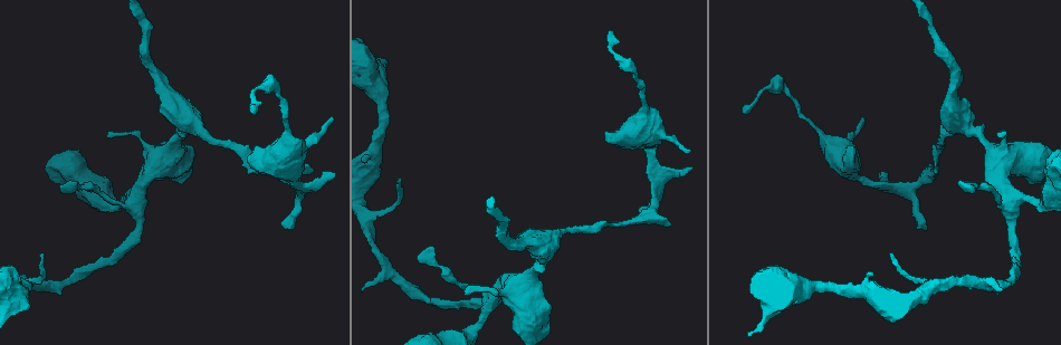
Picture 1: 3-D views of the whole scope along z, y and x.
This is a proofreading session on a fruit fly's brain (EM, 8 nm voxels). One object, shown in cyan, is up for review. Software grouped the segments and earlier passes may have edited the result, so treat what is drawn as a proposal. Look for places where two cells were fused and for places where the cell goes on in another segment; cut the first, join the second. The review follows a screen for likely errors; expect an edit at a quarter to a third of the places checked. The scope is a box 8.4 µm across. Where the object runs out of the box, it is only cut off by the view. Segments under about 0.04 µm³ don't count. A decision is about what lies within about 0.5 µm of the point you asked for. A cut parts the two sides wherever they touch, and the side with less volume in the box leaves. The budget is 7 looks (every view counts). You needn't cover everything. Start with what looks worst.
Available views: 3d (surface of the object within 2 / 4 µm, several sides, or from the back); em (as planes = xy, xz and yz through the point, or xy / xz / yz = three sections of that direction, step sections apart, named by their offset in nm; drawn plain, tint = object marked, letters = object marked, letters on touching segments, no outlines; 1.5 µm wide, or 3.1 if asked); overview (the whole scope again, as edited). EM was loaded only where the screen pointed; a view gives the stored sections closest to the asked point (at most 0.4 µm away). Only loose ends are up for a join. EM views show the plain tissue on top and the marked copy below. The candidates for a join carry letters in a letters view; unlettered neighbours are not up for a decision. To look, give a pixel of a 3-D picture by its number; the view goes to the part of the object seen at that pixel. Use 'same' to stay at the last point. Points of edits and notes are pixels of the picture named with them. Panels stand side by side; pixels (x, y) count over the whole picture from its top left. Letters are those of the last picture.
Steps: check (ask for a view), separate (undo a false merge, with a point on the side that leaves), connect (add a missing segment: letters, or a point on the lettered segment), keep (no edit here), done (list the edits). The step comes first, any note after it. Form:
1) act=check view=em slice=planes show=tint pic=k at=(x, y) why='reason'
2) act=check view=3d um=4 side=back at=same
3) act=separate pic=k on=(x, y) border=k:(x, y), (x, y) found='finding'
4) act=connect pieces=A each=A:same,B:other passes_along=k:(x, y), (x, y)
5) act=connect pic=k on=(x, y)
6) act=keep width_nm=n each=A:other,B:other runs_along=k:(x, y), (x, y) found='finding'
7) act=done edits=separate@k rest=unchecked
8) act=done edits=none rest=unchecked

act=check view=3d um=4 pic=1 at=(285, 226) why='branch stops here'

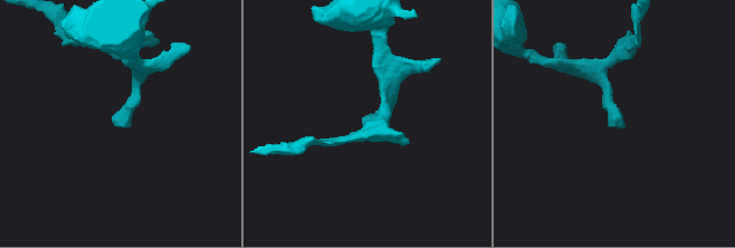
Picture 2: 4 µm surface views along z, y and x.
act=check view=em slice=yz step=8 show=tint pic=2 at=(623, 125)

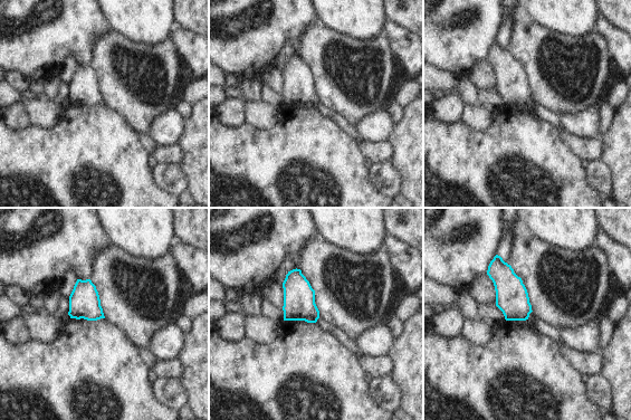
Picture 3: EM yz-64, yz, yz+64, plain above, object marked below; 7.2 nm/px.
act=check view=em slice=planes show=letters at=same why='another direction'

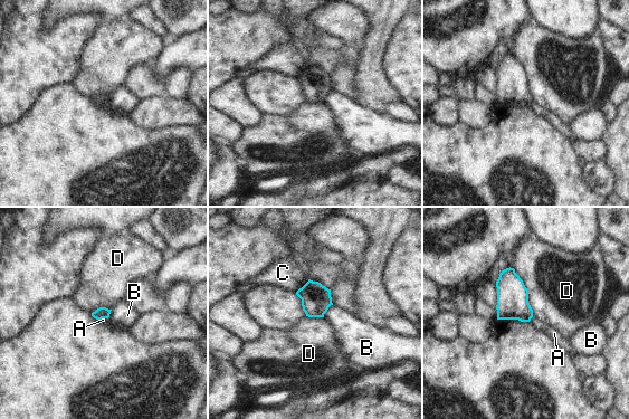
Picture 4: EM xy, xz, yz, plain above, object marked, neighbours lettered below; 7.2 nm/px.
act=keep each=A:other,B:other,C:other,D:other border=4:(532, 316), (529, 321) found='none of them fits'

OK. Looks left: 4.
act=check view=em slice=planes show=tint pic=1 at=(151, 170) why='calibre changes'

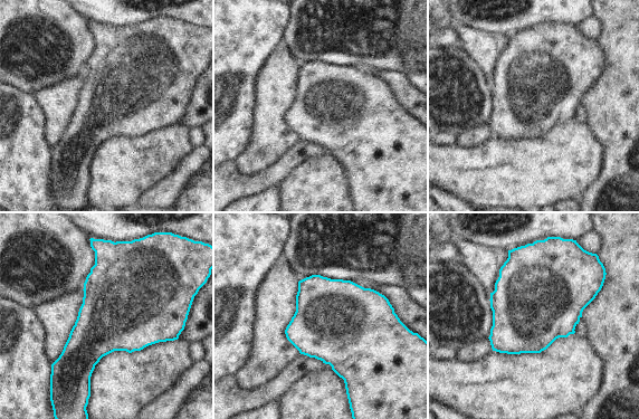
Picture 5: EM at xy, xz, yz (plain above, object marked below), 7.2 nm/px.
act=check view=em slice=planes show=letters at=same why='what lies round it'

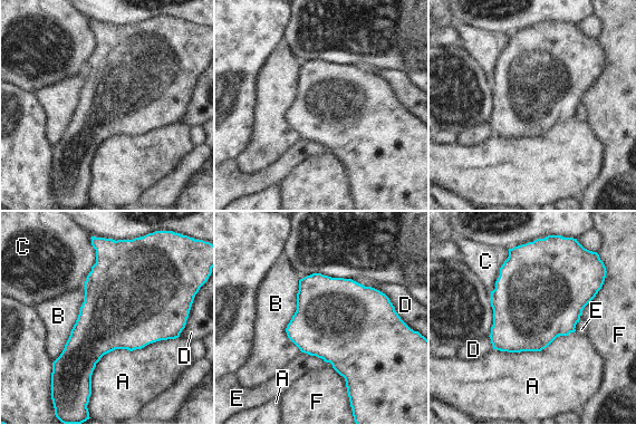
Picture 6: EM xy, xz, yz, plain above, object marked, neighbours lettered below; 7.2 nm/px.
act=keep each=A:other,B:other,C:other,D:other,E:other,F:other border=6:(84, 288), (76, 322), (52, 363) found='all the same cell'

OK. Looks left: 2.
act=done edits=none rest=unchecked

